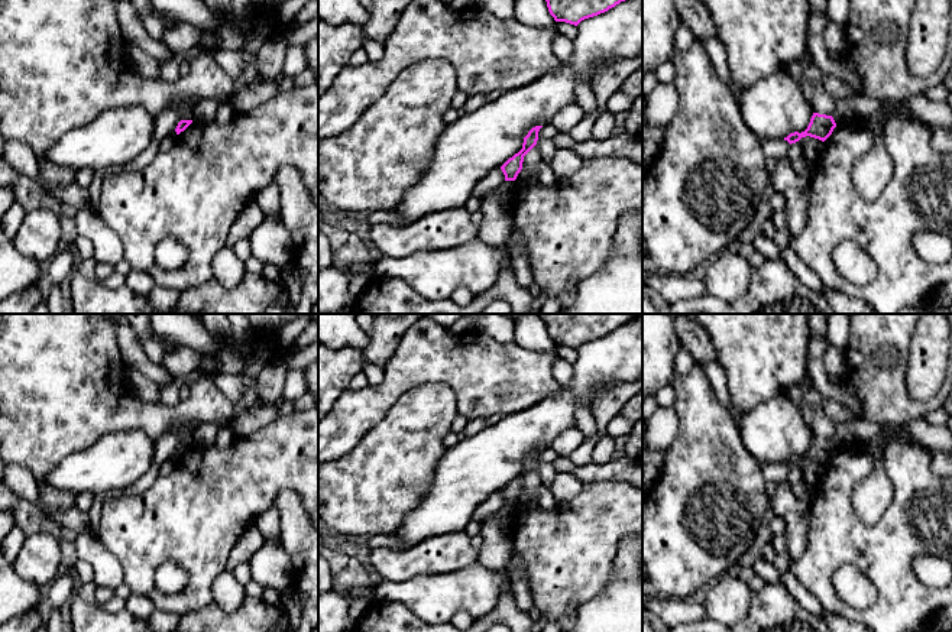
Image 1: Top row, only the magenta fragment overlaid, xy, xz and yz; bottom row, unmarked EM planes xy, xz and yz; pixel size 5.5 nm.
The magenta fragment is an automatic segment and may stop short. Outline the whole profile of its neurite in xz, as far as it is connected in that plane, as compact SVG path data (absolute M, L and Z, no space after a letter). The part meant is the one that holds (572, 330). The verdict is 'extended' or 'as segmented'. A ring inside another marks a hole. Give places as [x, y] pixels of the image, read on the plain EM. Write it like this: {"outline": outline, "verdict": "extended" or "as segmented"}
{"outline": "M535 314L547 325L556 346L577 350L582 344L598 340L631 323L642 314Z", "verdict": "as segmented"}

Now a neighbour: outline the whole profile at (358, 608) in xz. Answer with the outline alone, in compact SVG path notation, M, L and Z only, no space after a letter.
M353 599L349 605L349 622L352 628L366 615L369 606L375 600L372 599Z

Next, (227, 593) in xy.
M224 570L213 583L213 603L223 612L234 612L243 602L246 593L231 570Z

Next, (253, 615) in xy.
M245 596L231 613L223 612L213 602L181 616L175 632L269 632L281 618L279 603L269 605L260 597Z

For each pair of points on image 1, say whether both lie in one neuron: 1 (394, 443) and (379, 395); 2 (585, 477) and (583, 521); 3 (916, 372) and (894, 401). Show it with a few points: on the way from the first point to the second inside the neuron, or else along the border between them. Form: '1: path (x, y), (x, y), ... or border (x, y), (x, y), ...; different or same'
1: border (408, 389), (360, 437); different
2: border (618, 480), (595, 480), (583, 485); different
3: border (907, 353), (906, 389), (913, 398), (925, 402); different

